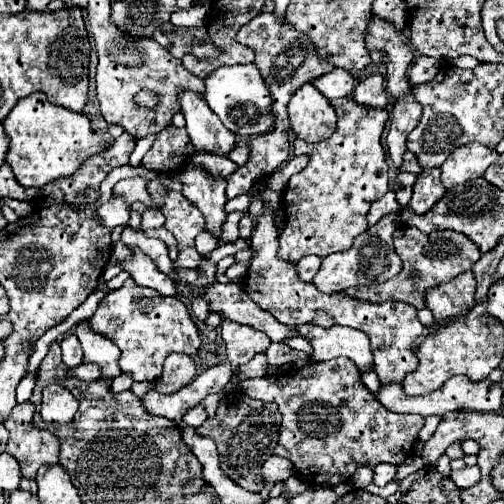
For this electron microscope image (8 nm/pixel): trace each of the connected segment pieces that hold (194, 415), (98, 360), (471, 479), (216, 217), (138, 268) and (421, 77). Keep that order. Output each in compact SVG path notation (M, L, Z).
M201 405L189 409L189 413L185 413L185 417L183 417L183 421L187 425L191 425L191 427L199 427L205 419L207 419L207 413L205 413L205 409Z
M79 323L75 335L81 341L83 347L83 363L95 363L101 367L101 377L107 381L113 381L115 377L121 375L119 369L119 349L113 341L109 341L107 337L93 333L87 323Z
M479 465L463 467L461 471L451 471L449 477L455 481L455 485L459 489L469 489L471 485L475 485L481 479L481 469L479 469Z
M185 167L179 171L179 181L185 185L183 195L205 215L205 229L215 237L221 233L221 225L225 223L225 179L217 179L205 167Z
M133 249L133 263L123 263L121 267L125 271L129 271L129 275L133 277L133 281L137 285L143 285L143 287L151 287L155 291L159 291L161 295L167 295L167 297L175 297L177 295L177 289L175 289L175 283L169 275L161 273L153 261L149 261L149 257L145 257L145 253L141 253L139 249Z
M419 57L409 73L409 85L419 85L425 81L431 81L439 69L439 59L431 57Z

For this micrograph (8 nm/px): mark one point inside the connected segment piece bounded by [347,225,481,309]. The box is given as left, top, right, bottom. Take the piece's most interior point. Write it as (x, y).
(427, 262)

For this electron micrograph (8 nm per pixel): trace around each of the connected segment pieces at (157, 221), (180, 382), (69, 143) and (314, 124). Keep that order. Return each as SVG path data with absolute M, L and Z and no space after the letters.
M147 209L143 215L141 215L141 229L147 231L149 227L163 227L165 223L165 217L161 211L157 209Z
M171 353L163 365L163 375L157 379L155 389L163 394L175 393L195 377L195 361L183 353Z
M33 93L21 99L3 121L3 127L11 139L7 163L15 179L25 187L45 187L61 177L71 177L83 161L109 147L103 135L91 129L87 115L51 105L45 93Z
M311 81L297 89L287 109L291 129L309 143L327 139L335 129L335 109Z

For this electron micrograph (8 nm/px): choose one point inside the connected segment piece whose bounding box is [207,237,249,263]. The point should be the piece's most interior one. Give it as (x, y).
(226, 249)

